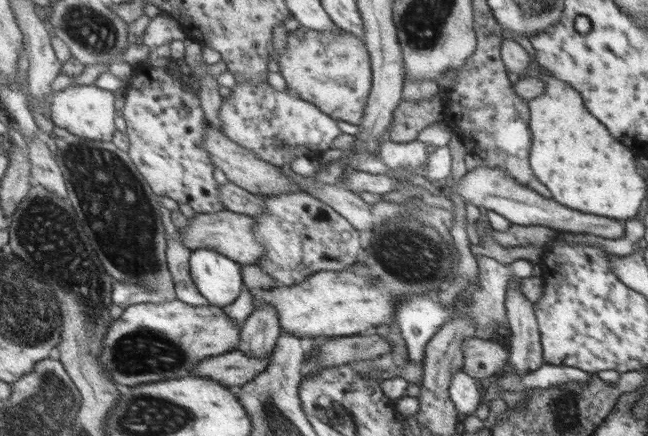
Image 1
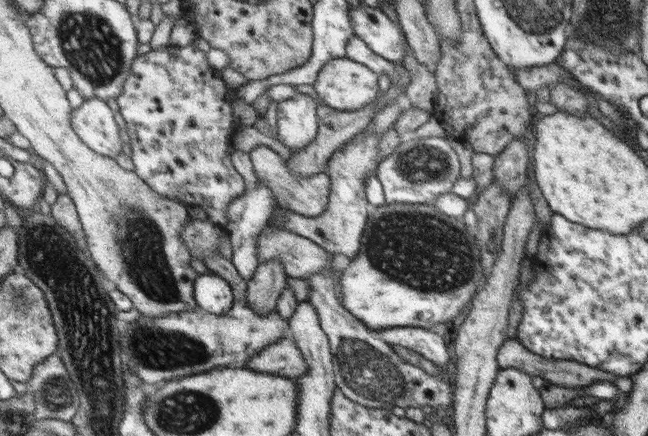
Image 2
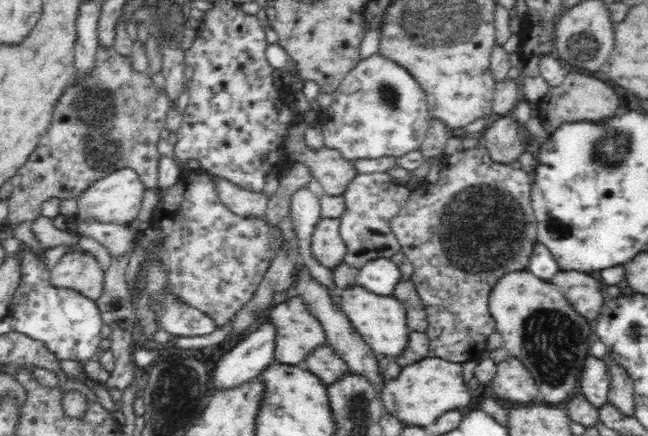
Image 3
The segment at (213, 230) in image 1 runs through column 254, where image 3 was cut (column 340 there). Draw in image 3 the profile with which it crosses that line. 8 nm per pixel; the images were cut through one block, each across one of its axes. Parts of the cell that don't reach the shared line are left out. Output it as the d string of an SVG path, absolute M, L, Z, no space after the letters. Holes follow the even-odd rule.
M321 218L316 224L310 240L312 257L329 269L334 269L344 260L346 245L340 239L340 219Z

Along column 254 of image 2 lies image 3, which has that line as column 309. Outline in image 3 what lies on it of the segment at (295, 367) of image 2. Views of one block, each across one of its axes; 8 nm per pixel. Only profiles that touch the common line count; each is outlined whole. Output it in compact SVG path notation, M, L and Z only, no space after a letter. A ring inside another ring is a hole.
M327 344L314 349L301 366L326 385L350 372L348 364Z

